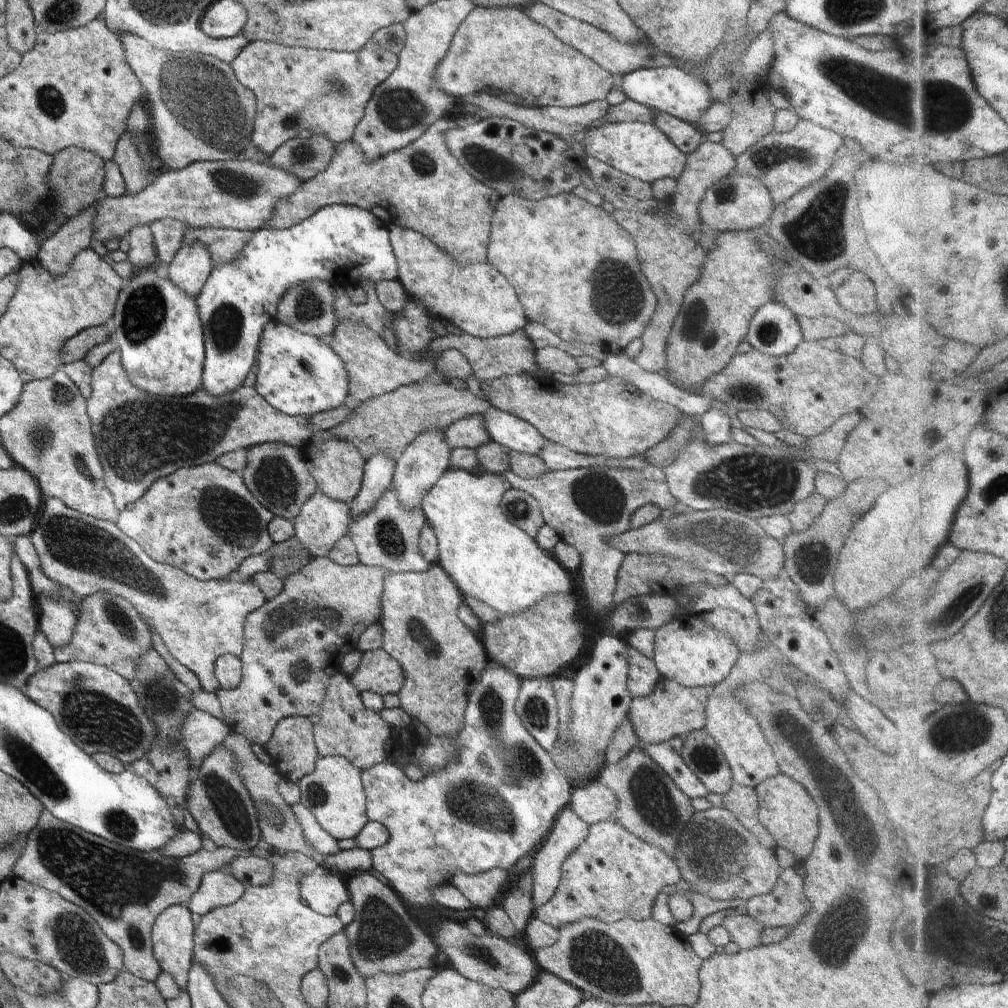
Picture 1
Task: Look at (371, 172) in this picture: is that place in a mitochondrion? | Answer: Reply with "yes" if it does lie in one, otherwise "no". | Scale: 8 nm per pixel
no

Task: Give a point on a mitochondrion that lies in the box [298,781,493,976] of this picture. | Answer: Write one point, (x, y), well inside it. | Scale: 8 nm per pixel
(381, 935)

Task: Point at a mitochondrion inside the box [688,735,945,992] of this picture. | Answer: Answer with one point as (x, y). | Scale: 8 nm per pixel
(836, 941)

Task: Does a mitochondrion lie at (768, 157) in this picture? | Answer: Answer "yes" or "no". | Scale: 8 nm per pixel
yes

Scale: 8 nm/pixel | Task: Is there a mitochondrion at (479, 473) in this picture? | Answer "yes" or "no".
no

